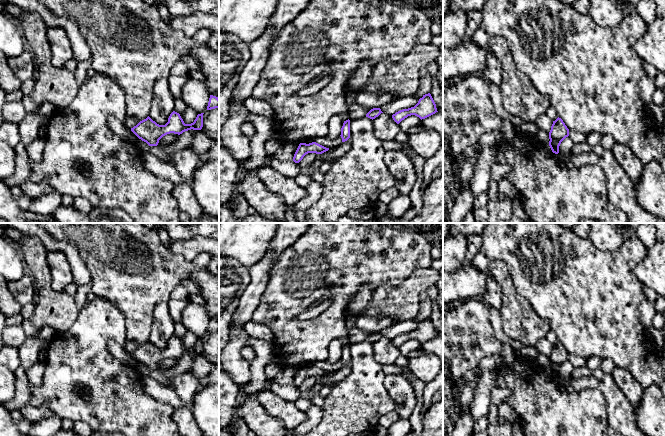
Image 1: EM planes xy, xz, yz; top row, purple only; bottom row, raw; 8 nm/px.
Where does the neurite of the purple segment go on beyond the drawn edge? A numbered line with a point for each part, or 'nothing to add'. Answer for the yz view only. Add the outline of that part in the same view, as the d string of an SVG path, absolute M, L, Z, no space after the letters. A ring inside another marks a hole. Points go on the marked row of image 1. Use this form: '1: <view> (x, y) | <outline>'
nothing to add

